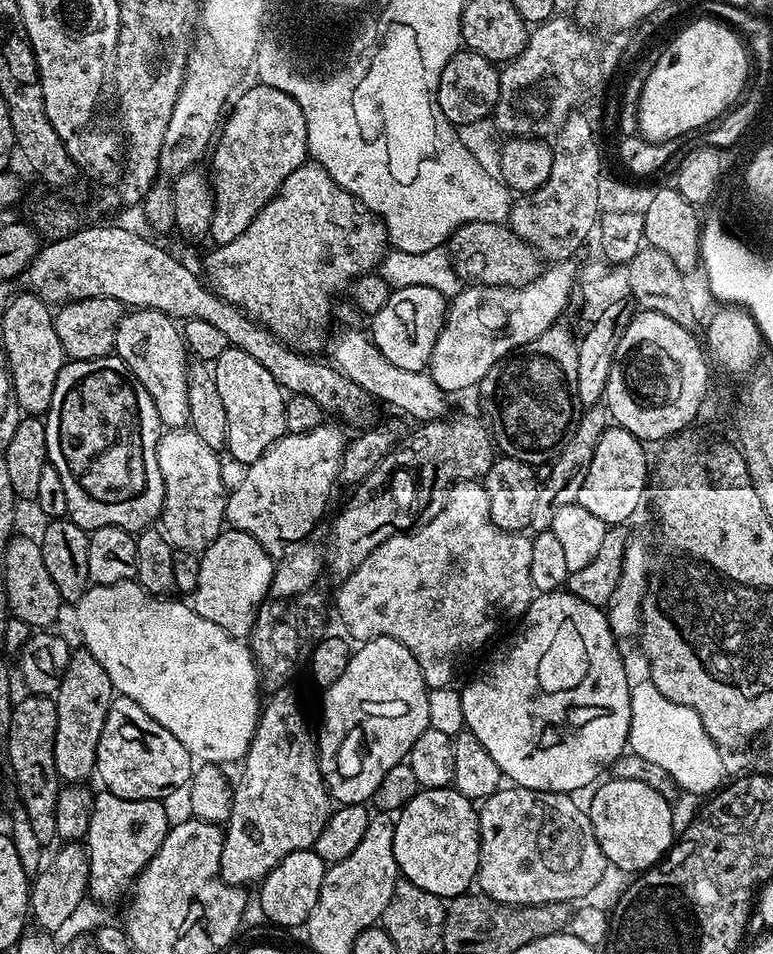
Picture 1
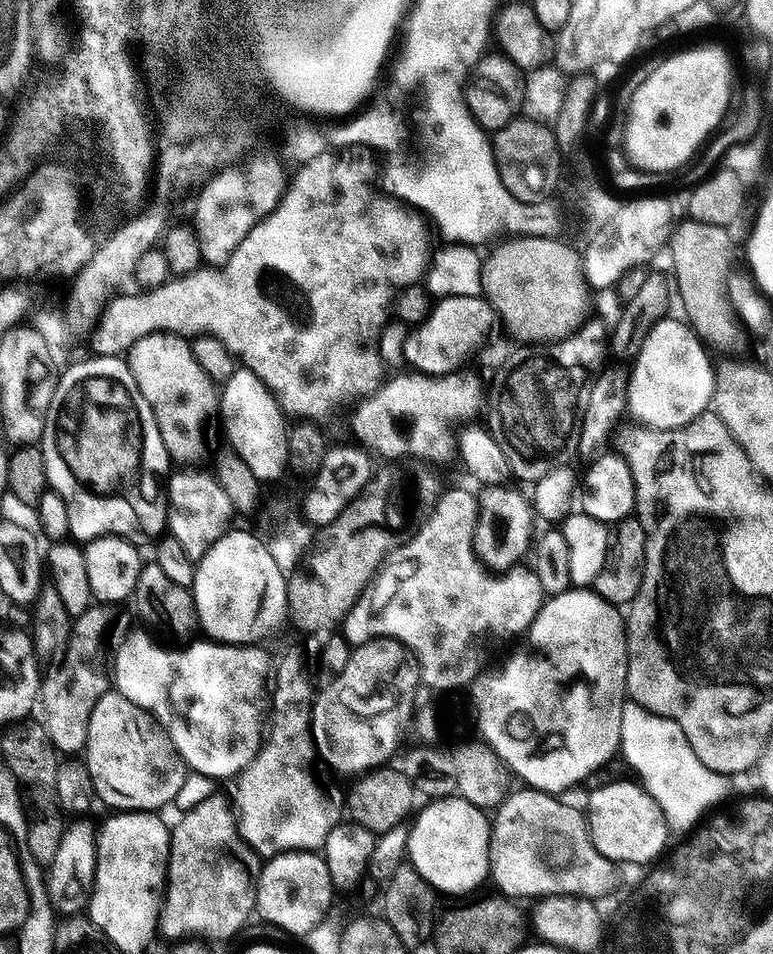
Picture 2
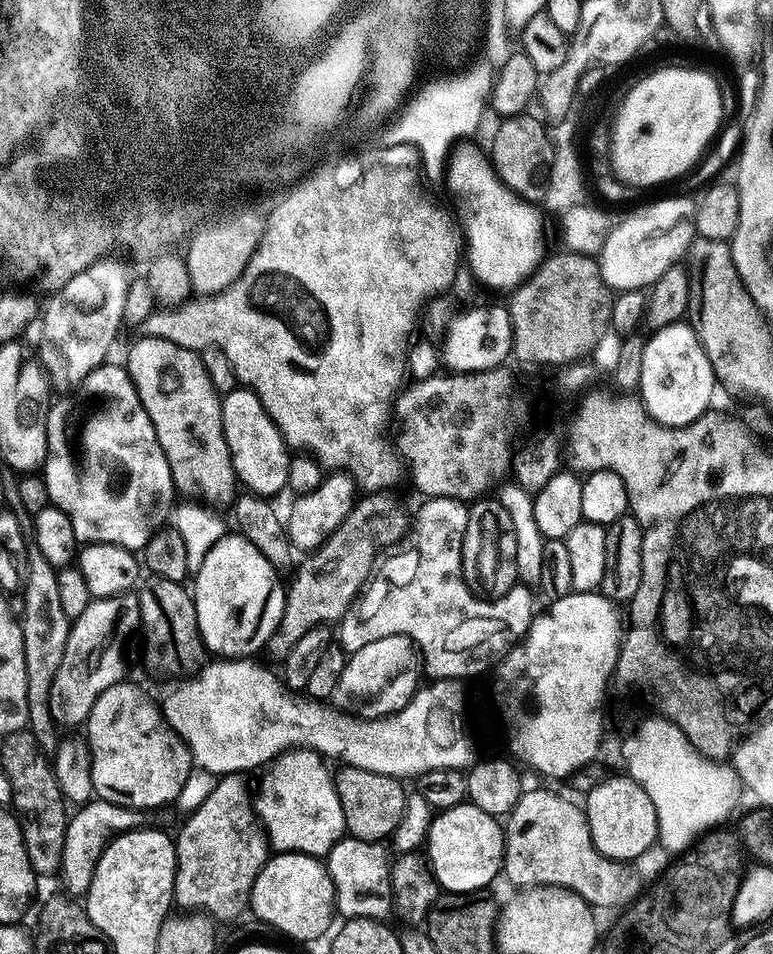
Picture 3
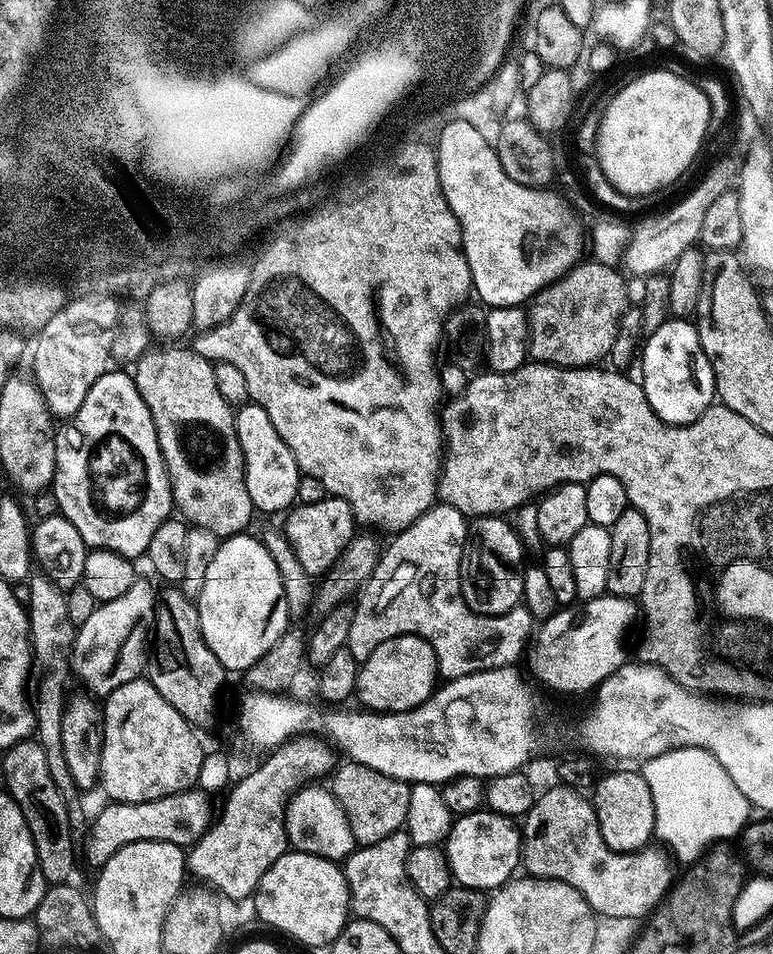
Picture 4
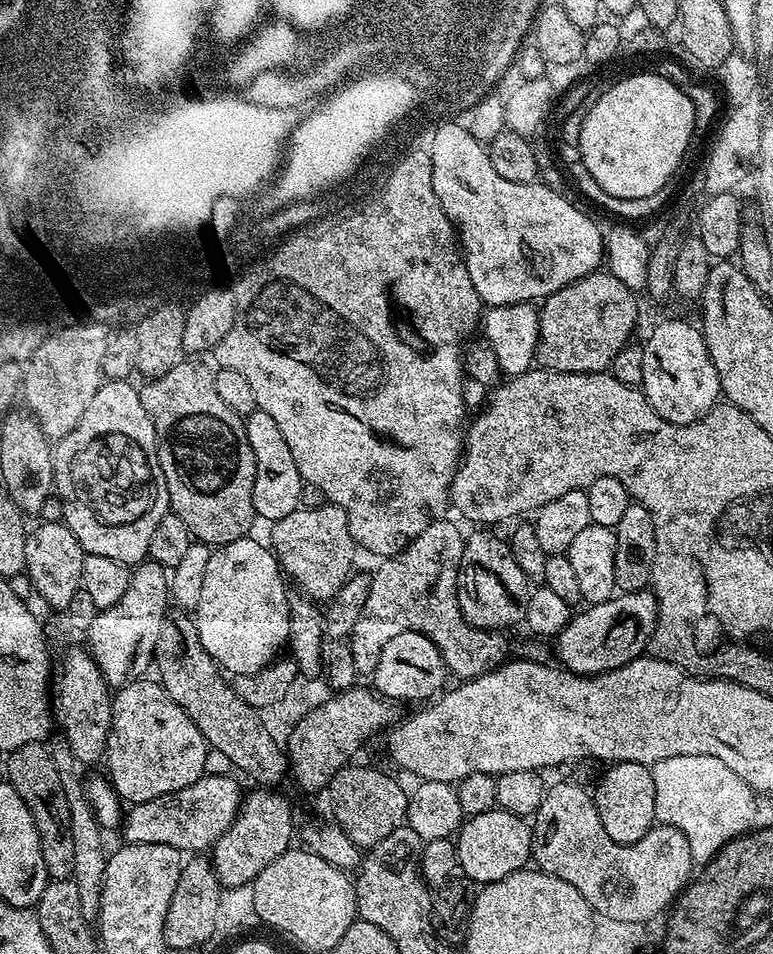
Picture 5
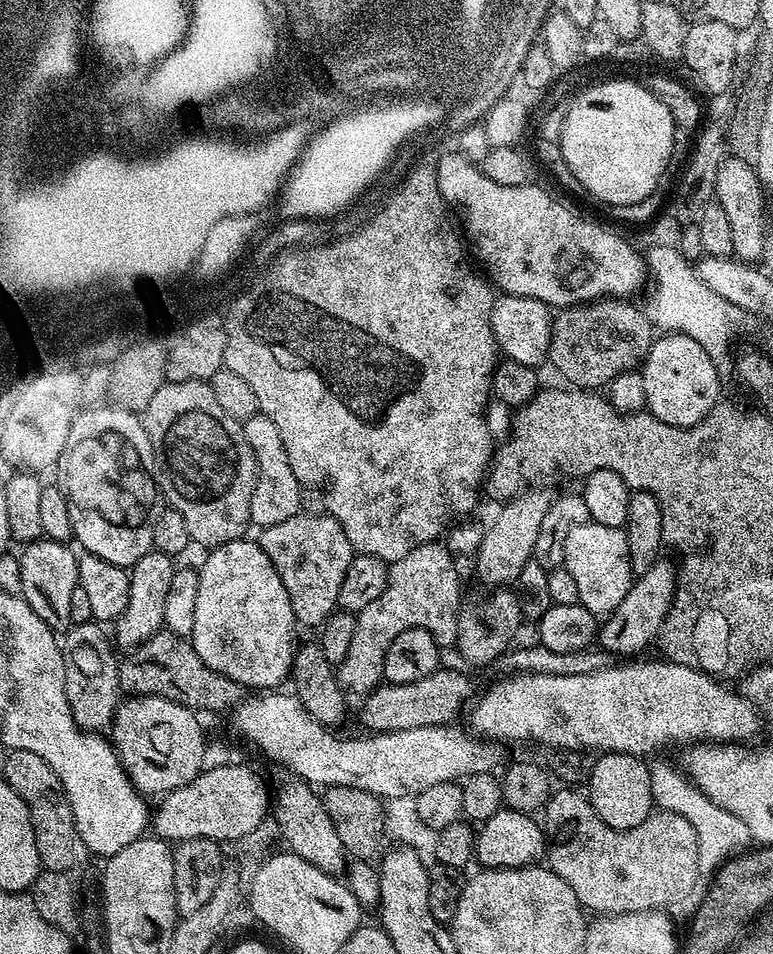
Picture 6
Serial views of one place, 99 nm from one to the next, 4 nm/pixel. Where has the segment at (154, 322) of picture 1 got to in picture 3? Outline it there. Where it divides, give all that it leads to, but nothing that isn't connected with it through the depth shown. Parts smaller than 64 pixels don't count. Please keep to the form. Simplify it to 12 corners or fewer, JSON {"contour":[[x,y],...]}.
{"contour":[[141,335],[128,376],[175,491],[231,505],[221,393],[193,349]]}

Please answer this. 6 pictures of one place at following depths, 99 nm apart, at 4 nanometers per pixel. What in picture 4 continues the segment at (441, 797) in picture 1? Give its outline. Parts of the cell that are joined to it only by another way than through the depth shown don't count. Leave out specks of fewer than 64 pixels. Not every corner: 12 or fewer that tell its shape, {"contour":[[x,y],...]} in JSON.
{"contour":[[481,810],[451,821],[443,850],[459,887],[517,875],[522,832]]}

